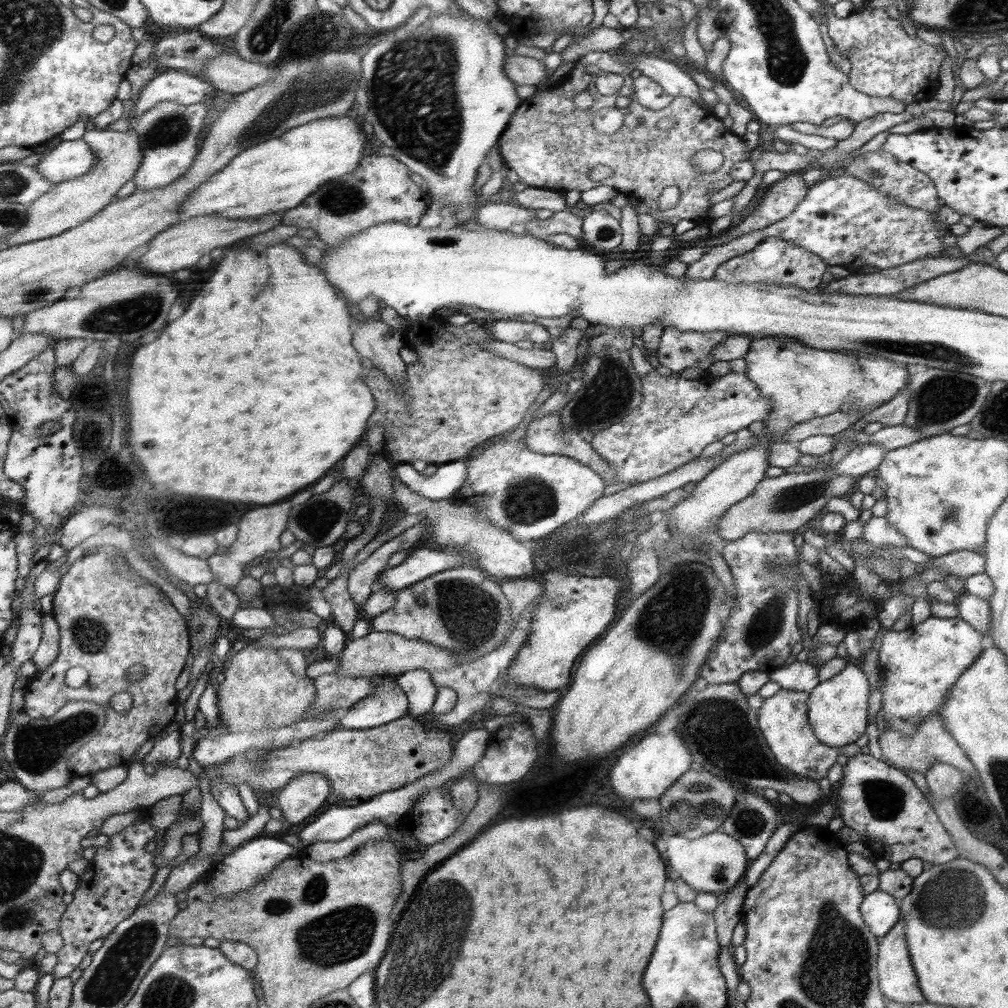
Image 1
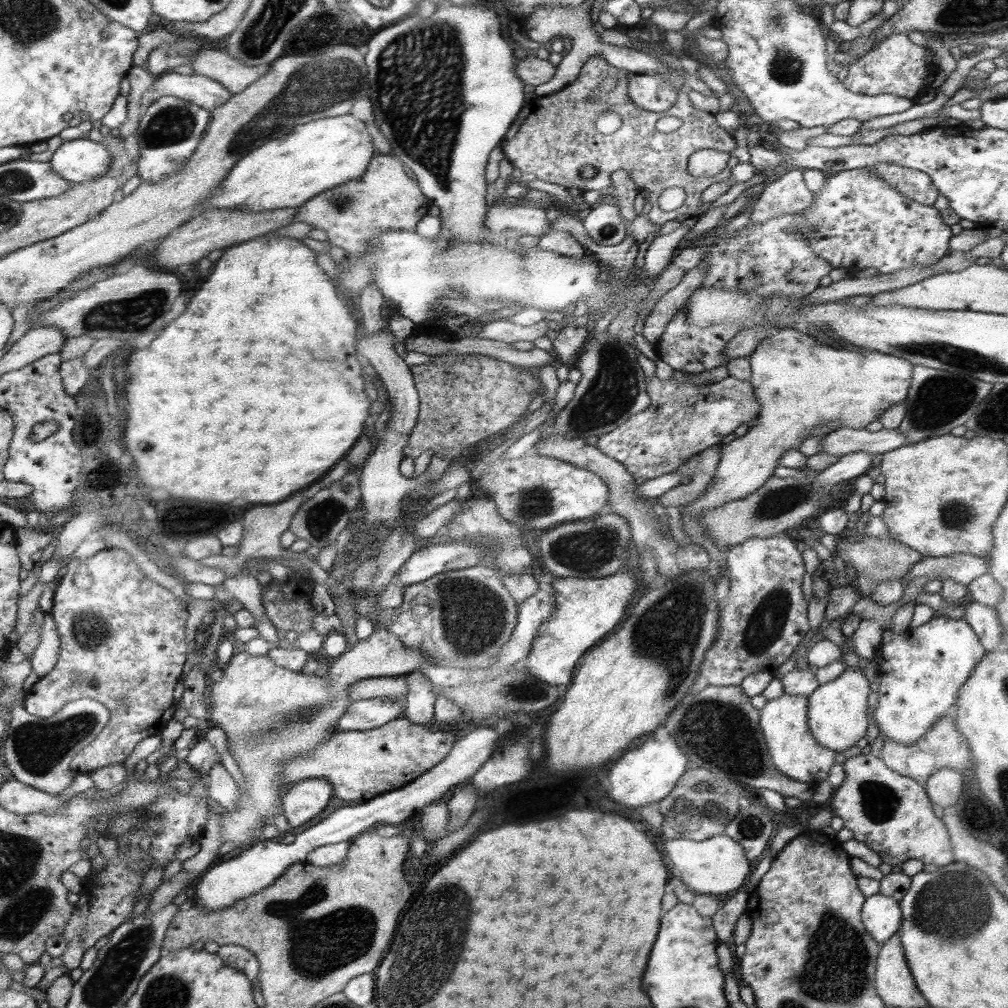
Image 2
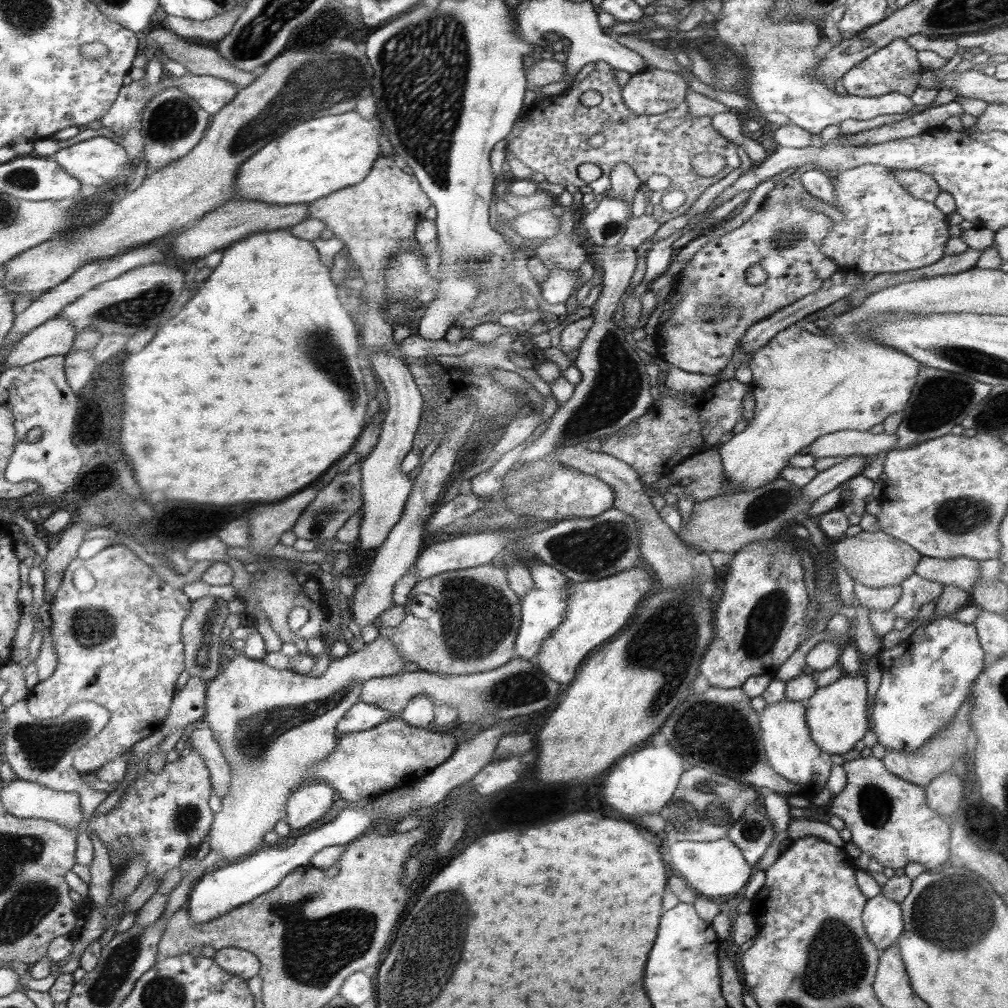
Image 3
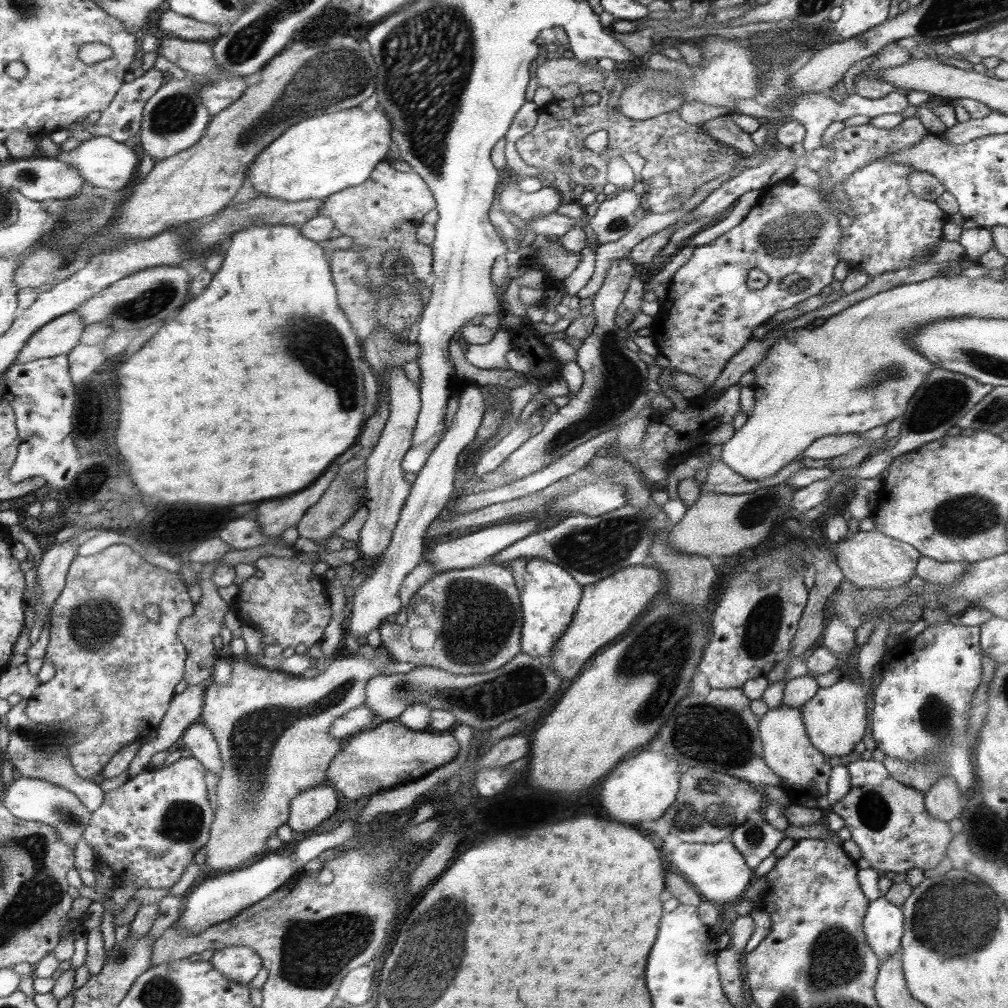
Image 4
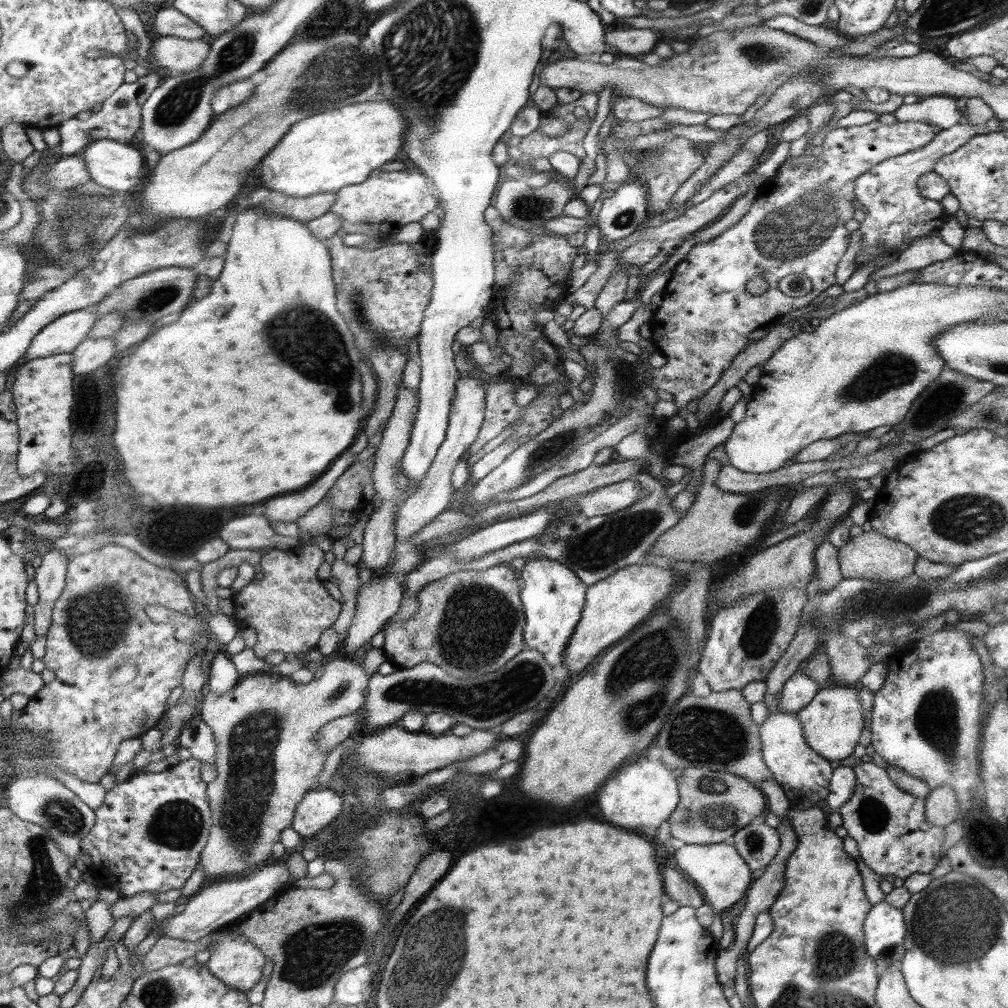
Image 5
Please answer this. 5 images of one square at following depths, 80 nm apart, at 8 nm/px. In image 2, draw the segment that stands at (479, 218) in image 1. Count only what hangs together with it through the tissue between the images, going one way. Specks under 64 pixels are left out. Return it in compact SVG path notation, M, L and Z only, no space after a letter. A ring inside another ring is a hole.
M503 200L493 202L485 216L485 226L492 233L511 228L524 236L544 236L551 231L550 225L544 208Z

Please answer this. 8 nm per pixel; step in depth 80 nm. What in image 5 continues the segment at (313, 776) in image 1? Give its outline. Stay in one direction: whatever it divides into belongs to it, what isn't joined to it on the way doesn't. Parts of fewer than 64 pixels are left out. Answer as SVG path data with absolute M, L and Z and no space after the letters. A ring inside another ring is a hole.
M331 789L310 790L298 803L291 827L302 836L311 837L336 821L342 813L342 798Z

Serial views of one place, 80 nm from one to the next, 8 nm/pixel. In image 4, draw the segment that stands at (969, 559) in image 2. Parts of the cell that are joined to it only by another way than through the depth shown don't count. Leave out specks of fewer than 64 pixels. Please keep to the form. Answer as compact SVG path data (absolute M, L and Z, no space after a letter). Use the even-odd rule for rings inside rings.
M921 556L916 564L915 575L926 582L934 584L951 585L968 570L970 563L962 562L937 562L933 559Z

